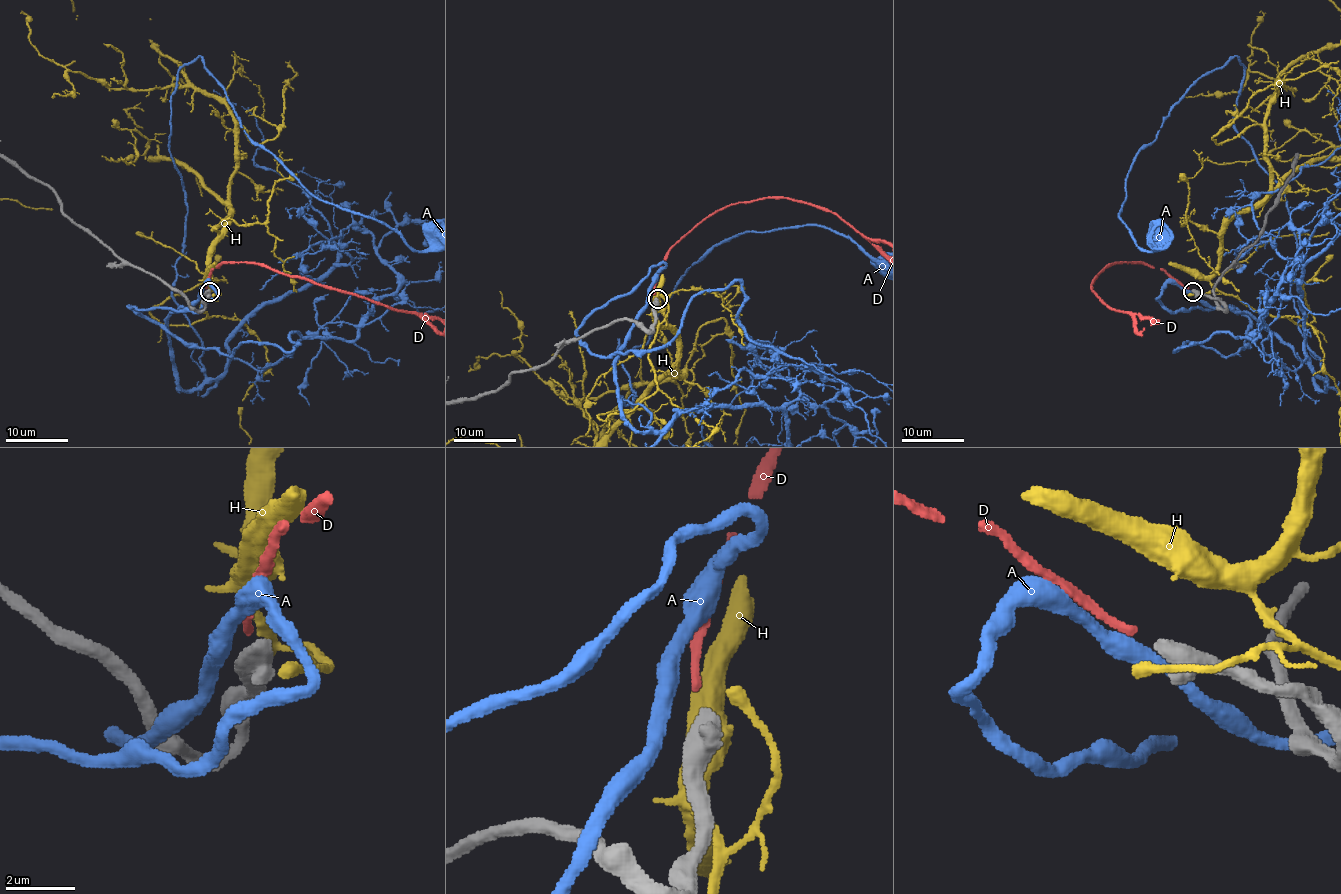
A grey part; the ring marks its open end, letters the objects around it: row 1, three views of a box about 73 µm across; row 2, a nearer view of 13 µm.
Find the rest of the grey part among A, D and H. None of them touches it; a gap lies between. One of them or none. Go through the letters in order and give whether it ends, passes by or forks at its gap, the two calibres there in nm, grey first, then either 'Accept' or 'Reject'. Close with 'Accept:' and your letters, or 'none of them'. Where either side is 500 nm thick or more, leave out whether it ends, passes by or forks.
A: Thickness 600 nm (grey) against 460 nm. Reject
D: Thickness 600 nm (grey) against 240 nm. Reject
H: Thickness 600 nm (grey) against 360 nm. Accept
Accept: H

